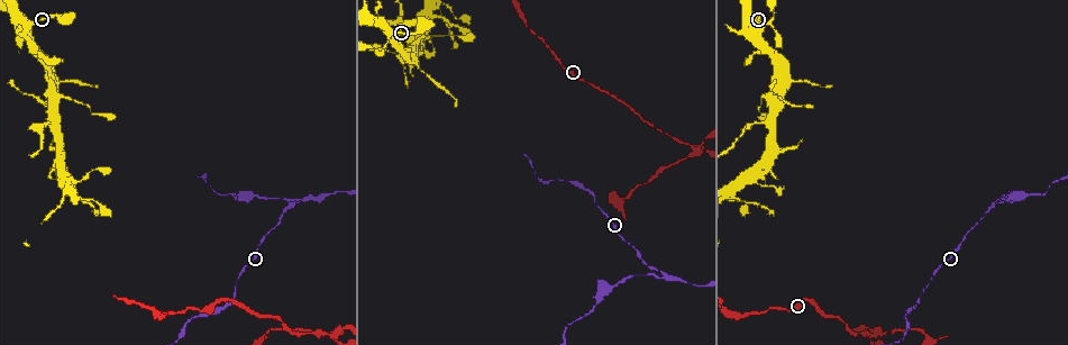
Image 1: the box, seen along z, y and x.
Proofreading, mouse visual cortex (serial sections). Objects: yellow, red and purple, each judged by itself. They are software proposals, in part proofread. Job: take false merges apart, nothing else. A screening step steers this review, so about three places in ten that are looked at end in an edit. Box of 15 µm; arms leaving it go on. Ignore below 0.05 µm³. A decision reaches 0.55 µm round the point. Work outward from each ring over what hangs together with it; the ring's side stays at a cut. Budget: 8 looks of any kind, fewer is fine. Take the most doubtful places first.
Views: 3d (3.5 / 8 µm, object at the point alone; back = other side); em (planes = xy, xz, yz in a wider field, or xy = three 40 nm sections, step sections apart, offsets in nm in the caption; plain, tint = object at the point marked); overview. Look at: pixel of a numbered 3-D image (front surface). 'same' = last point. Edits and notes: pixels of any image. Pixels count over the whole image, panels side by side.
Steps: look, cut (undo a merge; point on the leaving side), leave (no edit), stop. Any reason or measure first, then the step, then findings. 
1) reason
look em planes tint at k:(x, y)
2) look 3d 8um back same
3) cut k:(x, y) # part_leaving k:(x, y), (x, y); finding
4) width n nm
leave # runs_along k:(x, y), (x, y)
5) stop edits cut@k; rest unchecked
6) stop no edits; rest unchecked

abrupt turn
look 3d 3.5um back at 1:(694, 152)

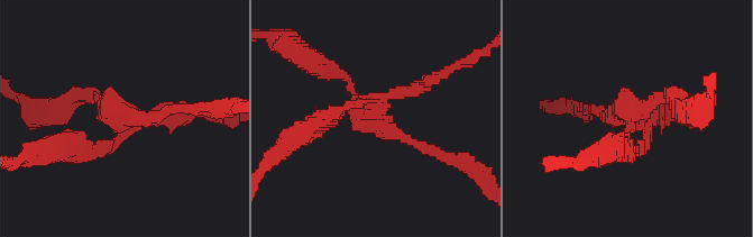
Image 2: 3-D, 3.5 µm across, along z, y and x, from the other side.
need the tissue
look em planes tint at 2:(376, 117)

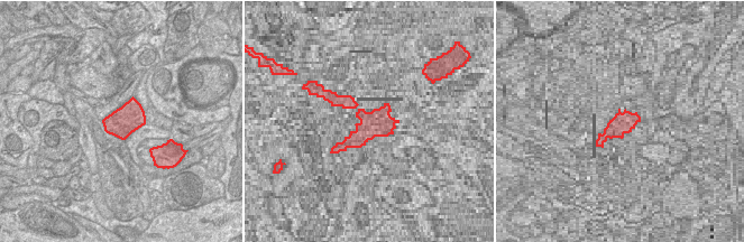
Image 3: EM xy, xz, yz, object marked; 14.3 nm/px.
cut 2:(128, 110) # a second cell is stuck on

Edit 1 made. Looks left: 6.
abrupt turn
look 3d 8um back at 1:(775, 30)

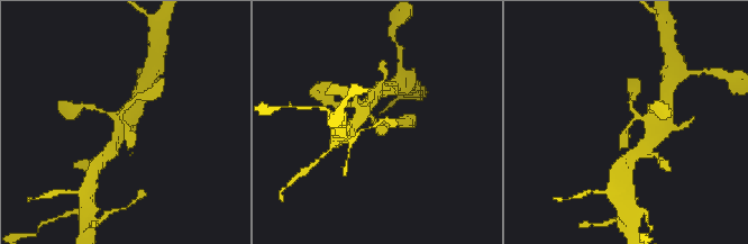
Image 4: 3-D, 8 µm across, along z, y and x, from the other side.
zoom in
look 3d 3.5um at 4:(122, 121)

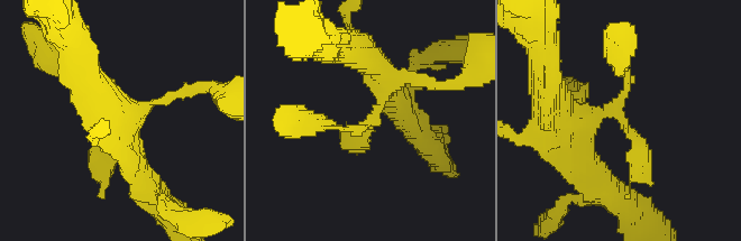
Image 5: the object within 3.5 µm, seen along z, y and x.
now the EM
look em xy step 5 tint at 5:(369, 129)

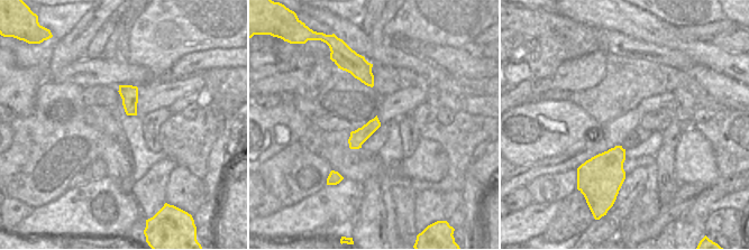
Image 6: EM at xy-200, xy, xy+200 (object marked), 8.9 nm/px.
leave # runs_along 5:(147, 107), (122, 107), (99, 189); continuous, no second cell

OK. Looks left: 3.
calibre changes
look 3d 8um at 1:(773, 100)

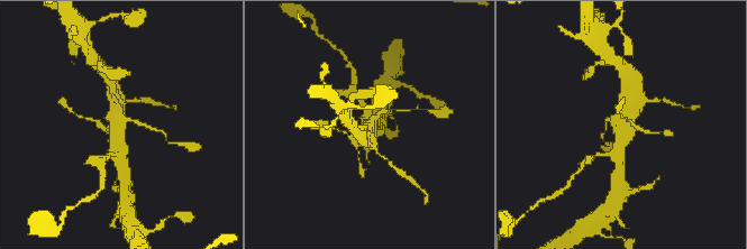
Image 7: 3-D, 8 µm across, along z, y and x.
zoom in
look 3d 3.5um at 7:(621, 127)

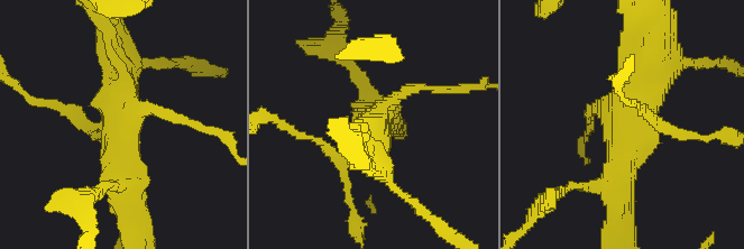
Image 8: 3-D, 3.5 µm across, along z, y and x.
shape alone is not enough
look em xy step 3 tint at 8:(626, 119)

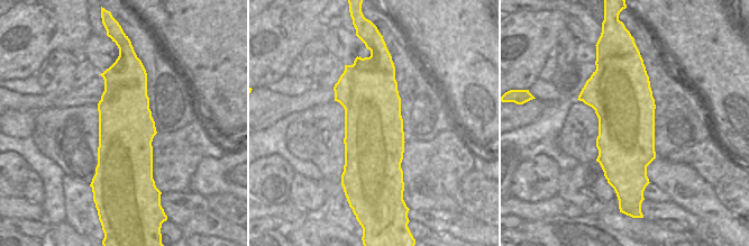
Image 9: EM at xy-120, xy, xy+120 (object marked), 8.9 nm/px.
width 550 nm
leave # runs_along 8:(650, 53), (618, 197); one cell here

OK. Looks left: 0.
stop edits cut@2; rest unchecked

